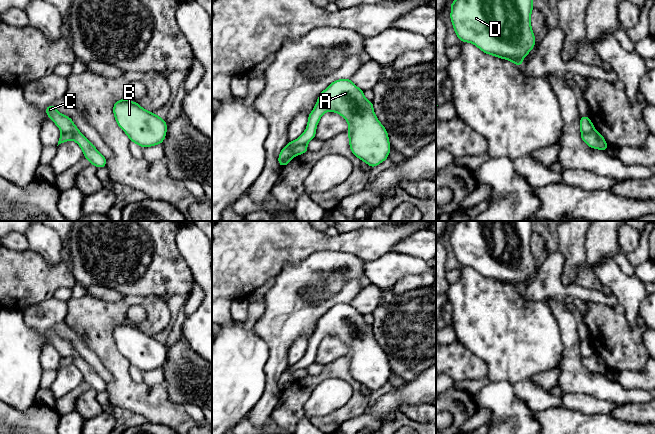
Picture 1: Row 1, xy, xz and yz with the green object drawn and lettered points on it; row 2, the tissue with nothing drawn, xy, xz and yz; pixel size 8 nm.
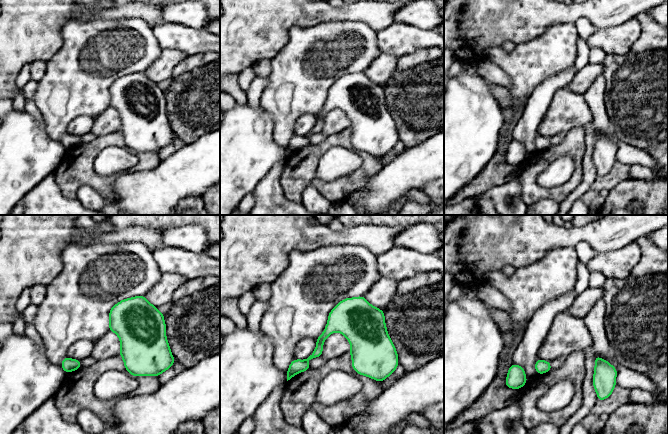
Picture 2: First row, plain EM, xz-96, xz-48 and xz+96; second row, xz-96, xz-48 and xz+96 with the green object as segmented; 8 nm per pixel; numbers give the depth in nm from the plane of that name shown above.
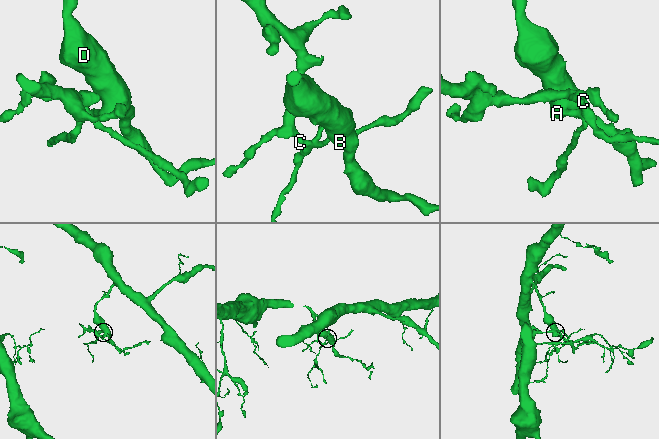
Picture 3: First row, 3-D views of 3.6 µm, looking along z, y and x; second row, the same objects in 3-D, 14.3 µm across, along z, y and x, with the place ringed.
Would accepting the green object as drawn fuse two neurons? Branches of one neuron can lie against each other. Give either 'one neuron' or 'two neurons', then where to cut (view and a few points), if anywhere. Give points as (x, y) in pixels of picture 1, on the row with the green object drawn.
two neurons; cut xz (305, 143), (294, 145), (291, 148), (292, 153)

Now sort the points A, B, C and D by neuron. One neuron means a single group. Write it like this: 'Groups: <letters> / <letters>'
Groups: A B D / C

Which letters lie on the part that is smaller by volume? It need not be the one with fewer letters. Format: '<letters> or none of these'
C

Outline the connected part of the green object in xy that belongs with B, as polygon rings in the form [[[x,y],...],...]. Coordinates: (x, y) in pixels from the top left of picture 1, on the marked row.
[[[126,97],[114,103],[113,113],[117,125],[131,142],[142,148],[162,144],[166,137],[166,121],[155,113],[143,109],[138,102]]]

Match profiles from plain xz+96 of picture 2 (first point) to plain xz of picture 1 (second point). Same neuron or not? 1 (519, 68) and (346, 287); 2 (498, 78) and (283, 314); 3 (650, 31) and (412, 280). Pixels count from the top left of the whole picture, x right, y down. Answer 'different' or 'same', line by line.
1: same
2: different
3: same

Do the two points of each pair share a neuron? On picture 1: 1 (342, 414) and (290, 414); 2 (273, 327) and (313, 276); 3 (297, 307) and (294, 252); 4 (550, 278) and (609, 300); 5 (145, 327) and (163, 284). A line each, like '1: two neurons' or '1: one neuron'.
1: one neuron
2: one neuron
3: two neurons
4: one neuron
5: two neurons

